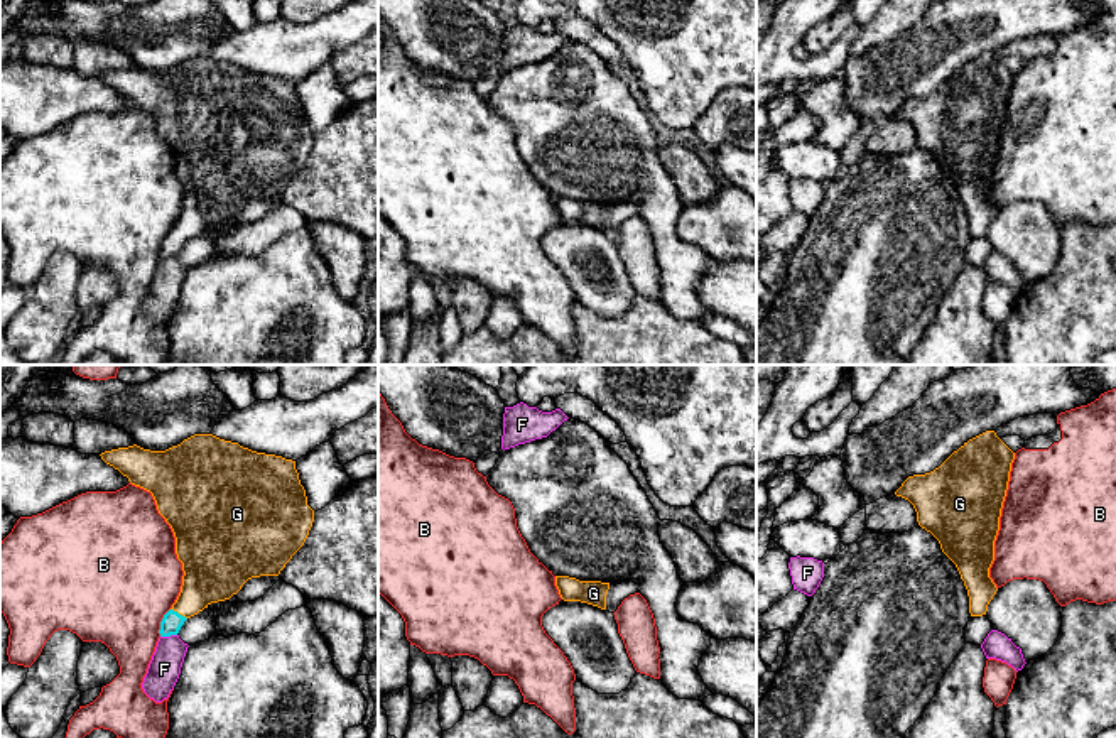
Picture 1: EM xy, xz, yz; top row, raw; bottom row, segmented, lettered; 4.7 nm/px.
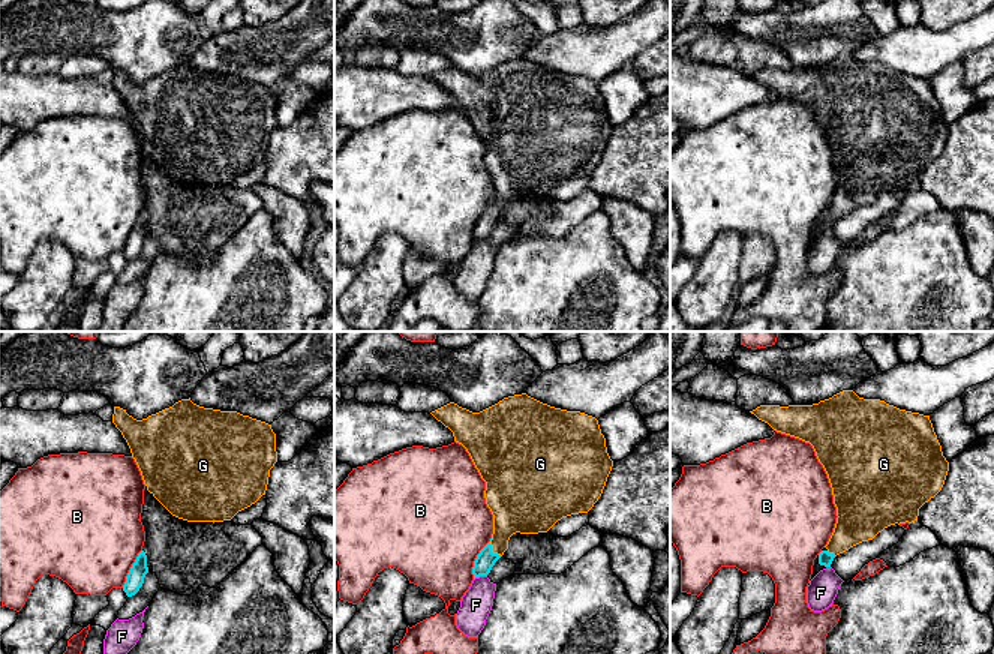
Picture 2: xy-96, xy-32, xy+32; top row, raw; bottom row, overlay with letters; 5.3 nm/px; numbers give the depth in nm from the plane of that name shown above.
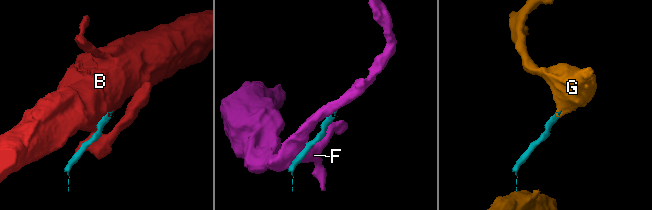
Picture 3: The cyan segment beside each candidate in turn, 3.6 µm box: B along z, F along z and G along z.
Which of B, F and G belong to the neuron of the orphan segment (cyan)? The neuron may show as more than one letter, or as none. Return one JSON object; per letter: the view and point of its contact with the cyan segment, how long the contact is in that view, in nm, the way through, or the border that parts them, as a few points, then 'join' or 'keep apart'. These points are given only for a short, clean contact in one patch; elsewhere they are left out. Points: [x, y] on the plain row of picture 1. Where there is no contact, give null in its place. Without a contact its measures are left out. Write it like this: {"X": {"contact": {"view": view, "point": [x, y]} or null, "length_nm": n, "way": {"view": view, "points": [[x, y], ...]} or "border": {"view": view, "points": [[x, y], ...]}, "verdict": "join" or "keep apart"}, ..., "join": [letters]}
{"B": {"contact": {"view": "xy", "point": [161, 244]}, "length_nm": 140, "border": {"view": "xy", "points": [[169, 230], [161, 244], [159, 257]]}, "verdict": "keep apart"}, "F": {"contact": {"view": "xy", "point": [167, 257]}, "length_nm": 80, "verdict": "keep apart"}, "G": {"contact": {"view": "xy", "point": [178, 235]}, "length_nm": 90, "way": {"view": "xy", "points": [[171, 245], [178, 235], [211, 195]]}, "verdict": "join"}, "join": ["G"]}

